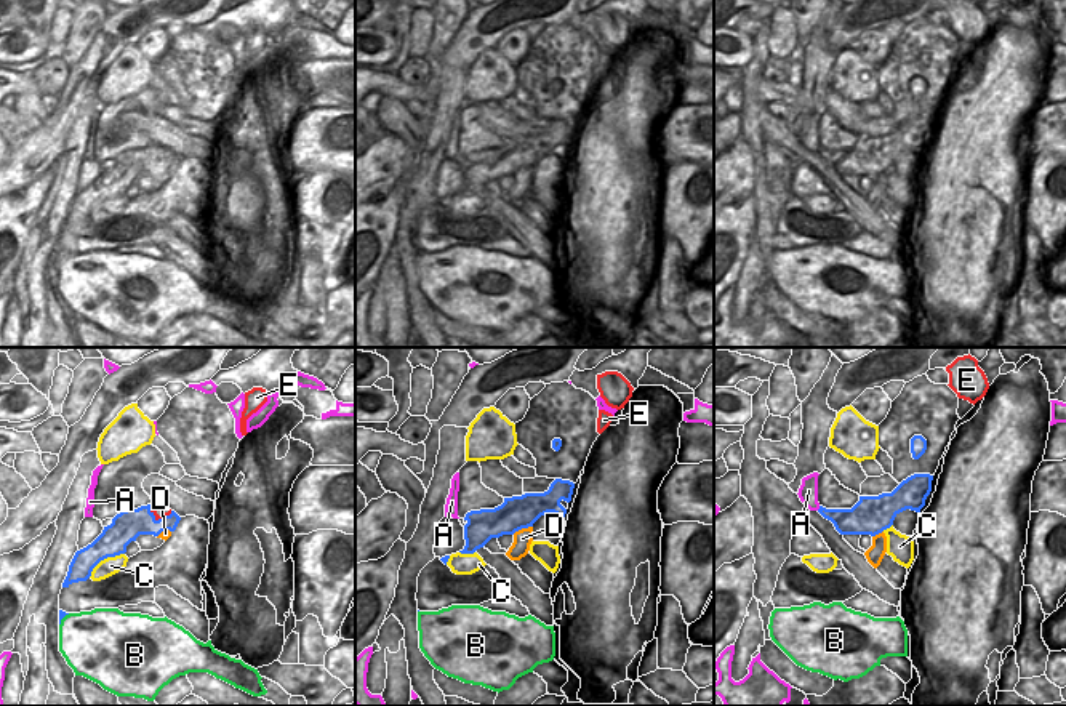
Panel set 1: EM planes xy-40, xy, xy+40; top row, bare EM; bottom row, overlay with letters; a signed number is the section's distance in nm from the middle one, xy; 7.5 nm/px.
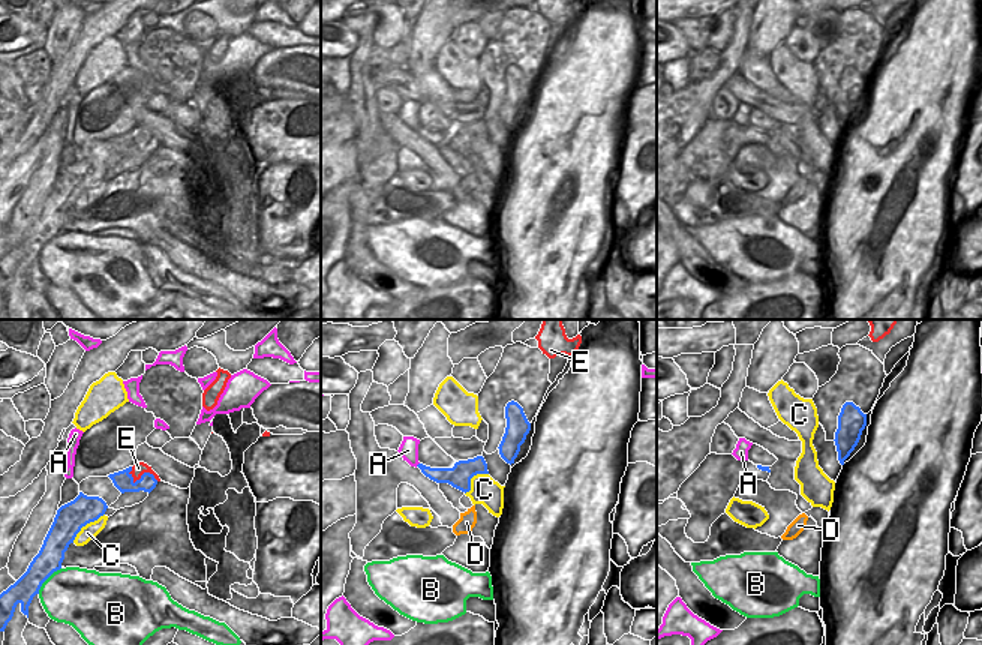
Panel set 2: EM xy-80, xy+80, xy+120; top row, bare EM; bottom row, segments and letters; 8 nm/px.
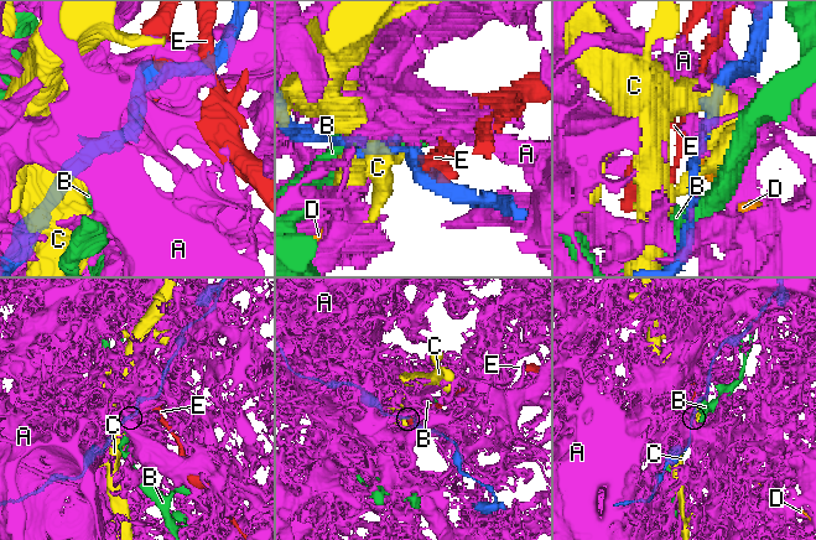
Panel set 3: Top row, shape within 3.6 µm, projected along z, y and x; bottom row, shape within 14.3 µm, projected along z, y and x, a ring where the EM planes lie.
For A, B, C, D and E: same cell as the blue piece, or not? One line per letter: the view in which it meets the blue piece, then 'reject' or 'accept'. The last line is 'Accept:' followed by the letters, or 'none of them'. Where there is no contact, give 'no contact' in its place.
A: xy+40 | reject
B: xy-40 | reject
C: xy-40 | reject
D: xy | reject
E: xy-40 | reject
Accept: none of them

